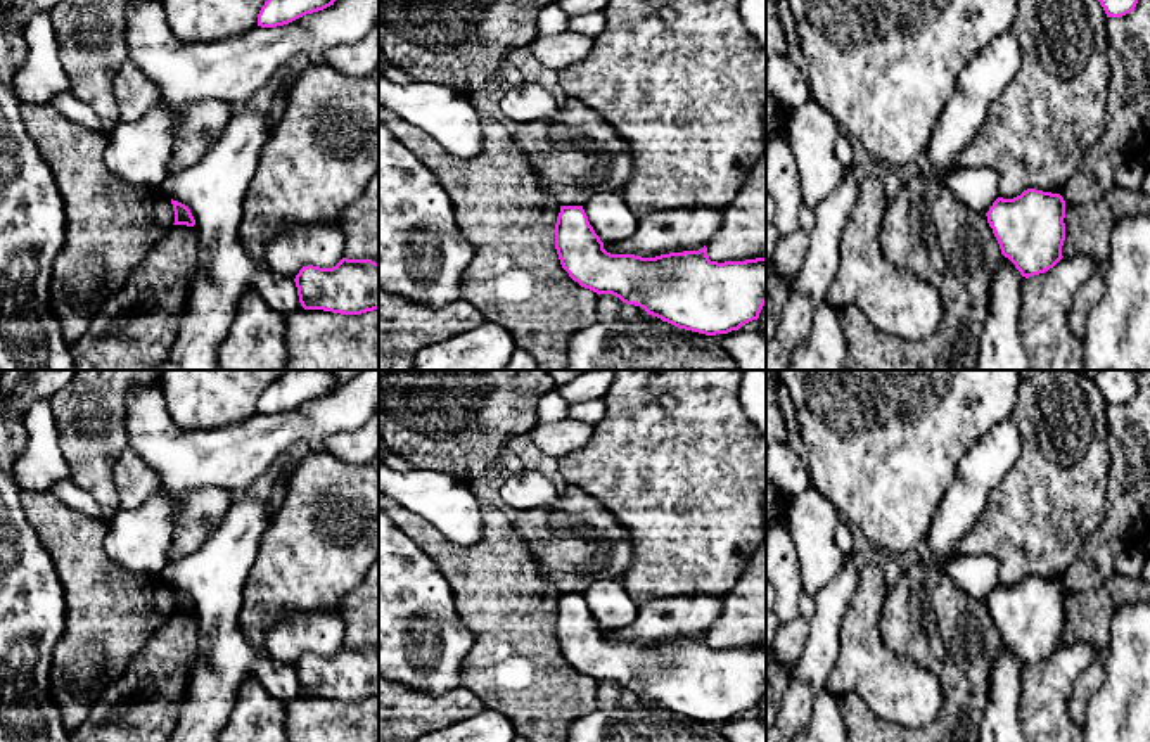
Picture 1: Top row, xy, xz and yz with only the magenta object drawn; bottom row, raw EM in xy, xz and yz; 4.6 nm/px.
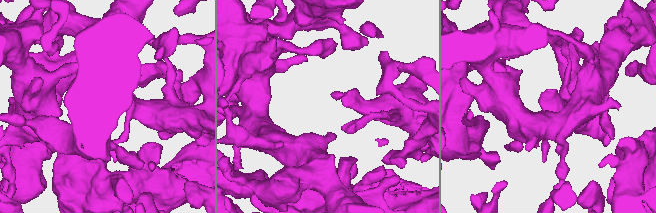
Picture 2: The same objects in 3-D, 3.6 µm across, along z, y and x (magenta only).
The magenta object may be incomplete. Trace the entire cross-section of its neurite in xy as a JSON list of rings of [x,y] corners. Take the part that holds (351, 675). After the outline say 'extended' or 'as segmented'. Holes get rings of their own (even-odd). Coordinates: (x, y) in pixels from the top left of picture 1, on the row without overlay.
[[[342,645],[332,656],[303,654],[294,666],[304,697],[361,702],[379,697],[379,650]]]; as segmented

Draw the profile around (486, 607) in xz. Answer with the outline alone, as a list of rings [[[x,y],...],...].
[[[379,493],[379,509],[431,557],[451,586],[455,609],[474,636],[460,669],[462,687],[474,692],[484,707],[507,716],[529,742],[565,742],[569,725],[598,709],[598,681],[581,675],[562,656],[555,636],[560,592],[543,576],[507,514],[495,505],[482,505],[481,540],[460,547],[384,493]]]

